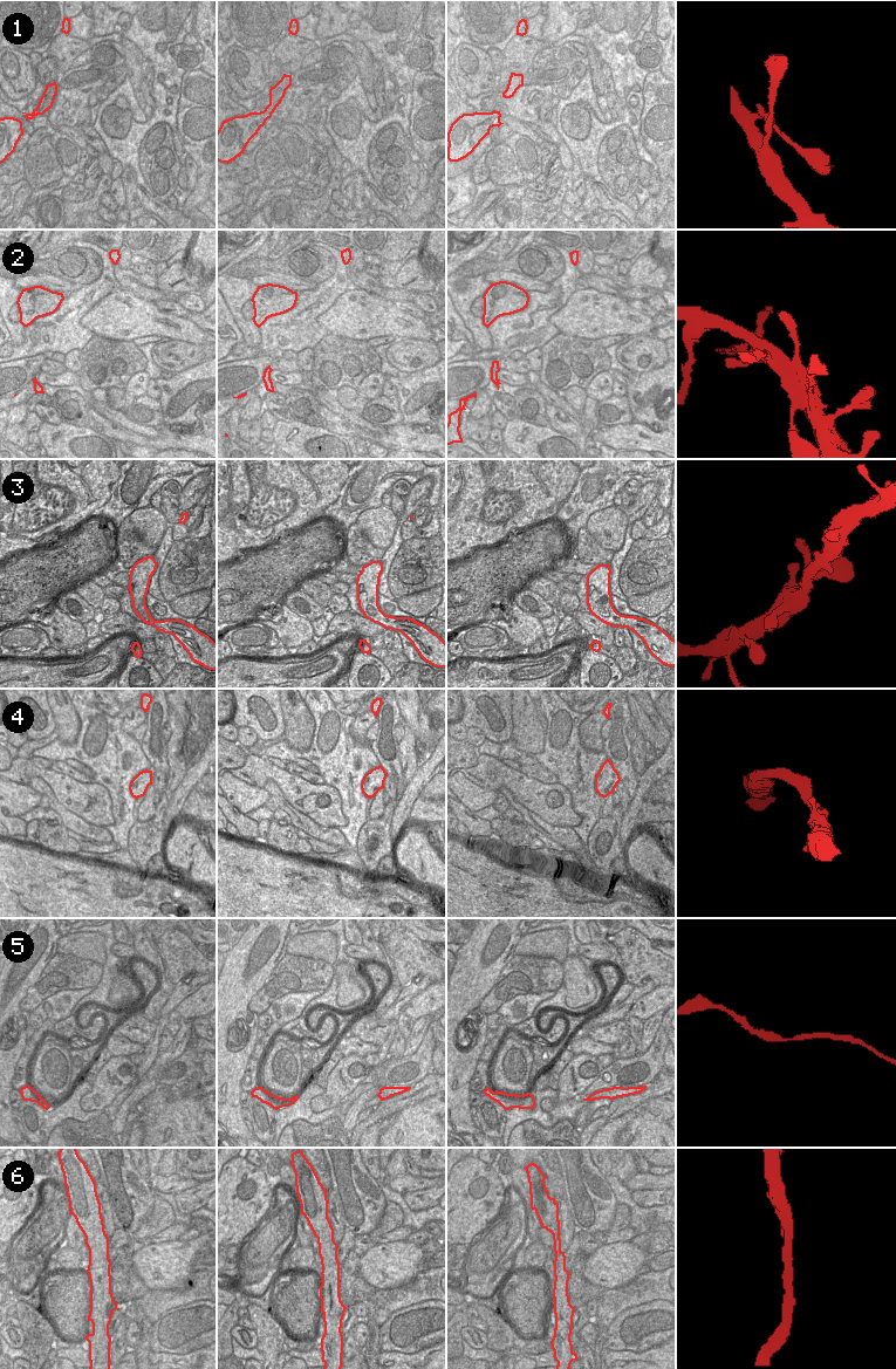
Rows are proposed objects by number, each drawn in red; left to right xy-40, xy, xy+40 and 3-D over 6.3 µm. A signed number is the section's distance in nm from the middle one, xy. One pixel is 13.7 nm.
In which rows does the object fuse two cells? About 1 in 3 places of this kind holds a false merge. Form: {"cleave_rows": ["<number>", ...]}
{"cleave_rows": []}

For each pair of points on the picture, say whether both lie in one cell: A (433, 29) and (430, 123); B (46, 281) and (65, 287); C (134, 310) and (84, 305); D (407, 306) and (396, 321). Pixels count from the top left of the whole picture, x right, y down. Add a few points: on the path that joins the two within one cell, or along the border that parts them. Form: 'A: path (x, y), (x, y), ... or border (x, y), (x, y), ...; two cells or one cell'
A: border (431, 69), (433, 73); two cells
B: path (50, 281), (60, 285); one cell
C: border (115, 289), (103, 296), (81, 319), (82, 327); two cells
D: border (392, 302), (398, 308), (425, 321); two cells

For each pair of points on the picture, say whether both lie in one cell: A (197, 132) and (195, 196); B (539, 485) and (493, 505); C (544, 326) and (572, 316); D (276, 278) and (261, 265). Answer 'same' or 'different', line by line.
A: same
B: same
C: different
D: different

